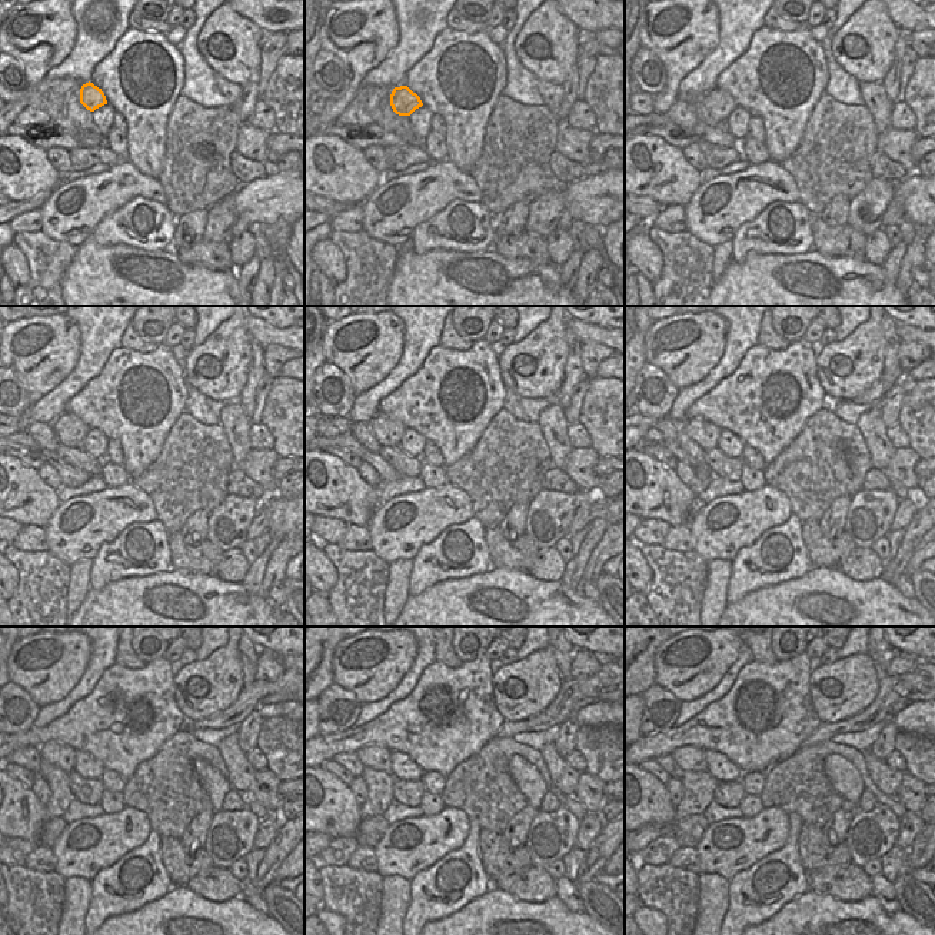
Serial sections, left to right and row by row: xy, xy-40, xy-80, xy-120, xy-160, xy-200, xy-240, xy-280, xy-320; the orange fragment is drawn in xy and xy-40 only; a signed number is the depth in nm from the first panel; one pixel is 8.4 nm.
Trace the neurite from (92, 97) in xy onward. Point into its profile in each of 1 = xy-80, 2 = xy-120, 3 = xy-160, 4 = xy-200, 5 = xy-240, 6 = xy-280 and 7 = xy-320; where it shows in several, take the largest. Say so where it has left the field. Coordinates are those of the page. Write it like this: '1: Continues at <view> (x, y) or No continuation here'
1: Continues at xy-80 (715, 106)
2: Continues at xy-120 (70, 431)
3: Continues at xy-160 (388, 432)
4: Continues at xy-200 (704, 433)
5: Continues at xy-240 (60, 755)
6: Continues at xy-280 (376, 757)
7: Continues at xy-320 (691, 759)

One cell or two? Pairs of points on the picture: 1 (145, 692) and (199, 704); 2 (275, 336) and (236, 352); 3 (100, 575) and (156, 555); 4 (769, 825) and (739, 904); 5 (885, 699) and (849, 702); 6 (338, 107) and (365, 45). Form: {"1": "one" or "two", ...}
{"1": "two", "2": "two", "3": "one", "4": "two", "5": "two", "6": "one"}

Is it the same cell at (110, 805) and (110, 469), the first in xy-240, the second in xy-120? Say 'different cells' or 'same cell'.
same cell

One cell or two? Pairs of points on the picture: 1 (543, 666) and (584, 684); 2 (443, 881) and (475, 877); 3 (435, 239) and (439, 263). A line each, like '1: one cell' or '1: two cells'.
1: two cells
2: one cell
3: two cells

